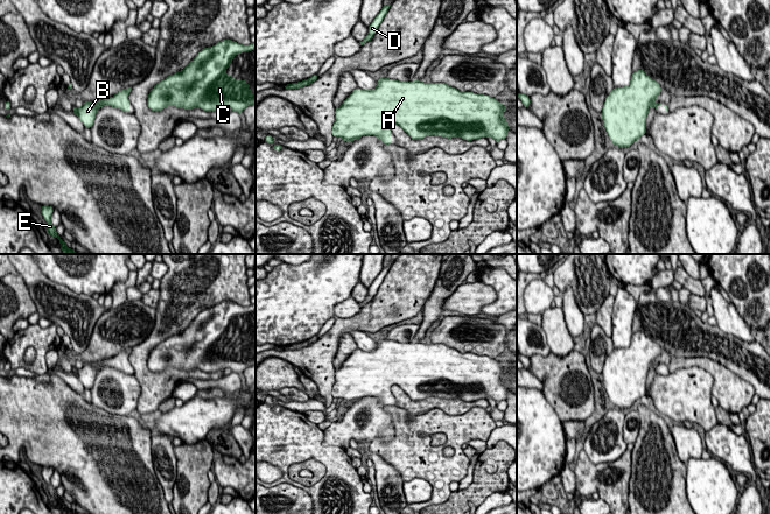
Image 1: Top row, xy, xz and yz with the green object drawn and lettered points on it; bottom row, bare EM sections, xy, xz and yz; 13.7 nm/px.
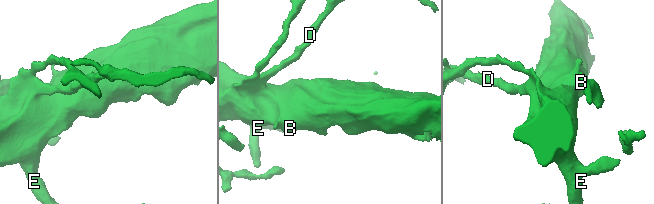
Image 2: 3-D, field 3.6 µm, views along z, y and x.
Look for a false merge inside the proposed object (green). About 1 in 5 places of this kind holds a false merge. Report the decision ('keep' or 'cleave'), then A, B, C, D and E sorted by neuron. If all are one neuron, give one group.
keep; groups A B C D E

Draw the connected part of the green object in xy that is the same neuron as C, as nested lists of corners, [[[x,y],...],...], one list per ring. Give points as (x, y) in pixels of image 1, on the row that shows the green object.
[[[231,40],[202,49],[182,71],[168,76],[149,91],[148,108],[161,111],[170,105],[211,112],[230,107],[243,113],[248,105],[256,105],[256,94],[247,82],[233,79],[225,70],[237,54],[253,49],[256,43],[242,45]]]

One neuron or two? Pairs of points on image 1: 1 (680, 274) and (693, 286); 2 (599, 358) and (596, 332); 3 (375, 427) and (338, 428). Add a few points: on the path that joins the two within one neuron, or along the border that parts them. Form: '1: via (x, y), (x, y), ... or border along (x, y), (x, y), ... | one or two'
1: via (684, 277), (690, 283) | one
2: via (599, 352), (599, 338) | one
3: via (365, 428), (362, 431), (348, 429) | one

